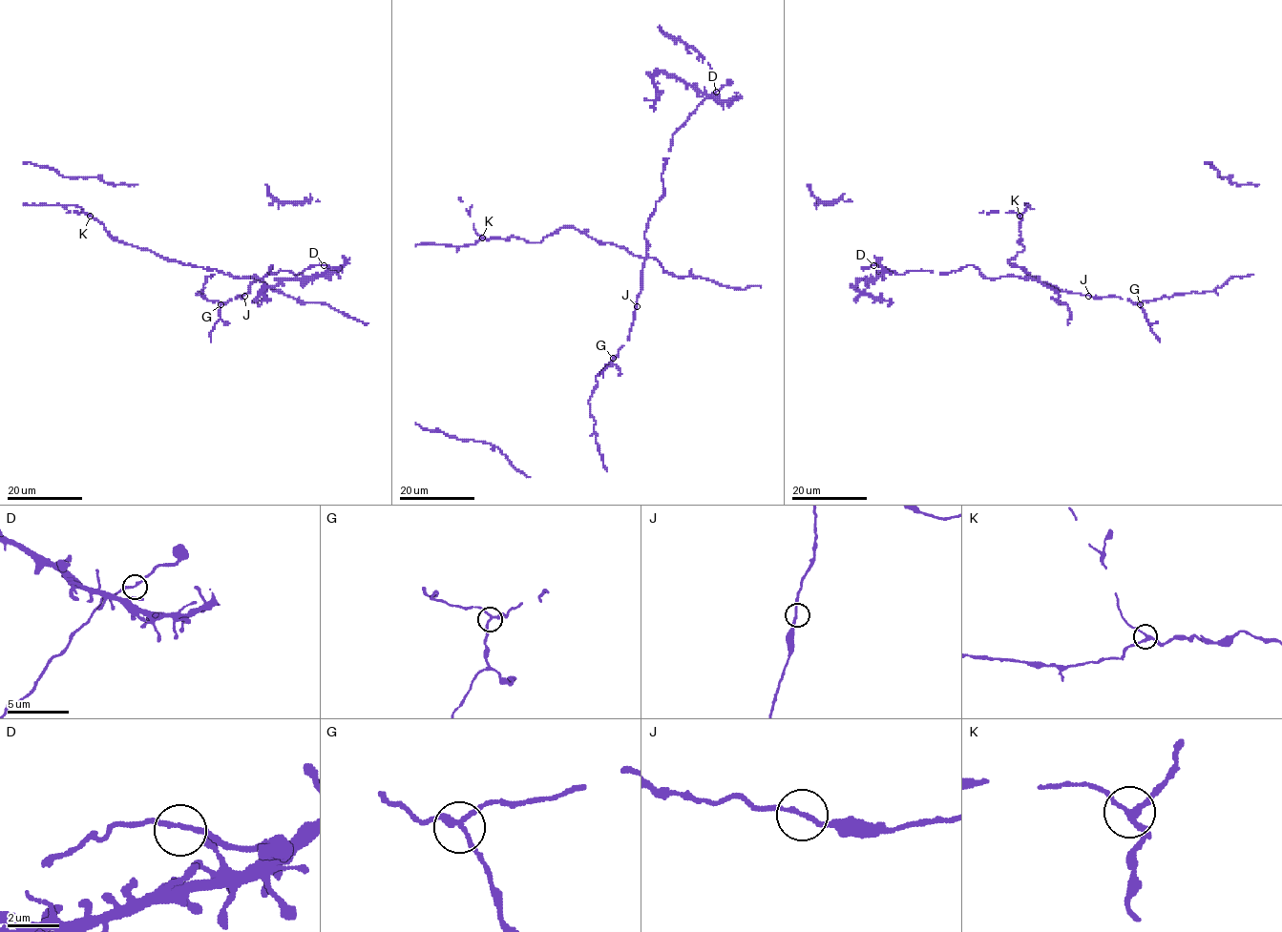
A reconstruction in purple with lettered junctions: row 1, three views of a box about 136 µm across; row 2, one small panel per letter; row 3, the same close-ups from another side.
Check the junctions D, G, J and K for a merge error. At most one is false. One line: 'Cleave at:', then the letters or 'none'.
Cleave at: G

